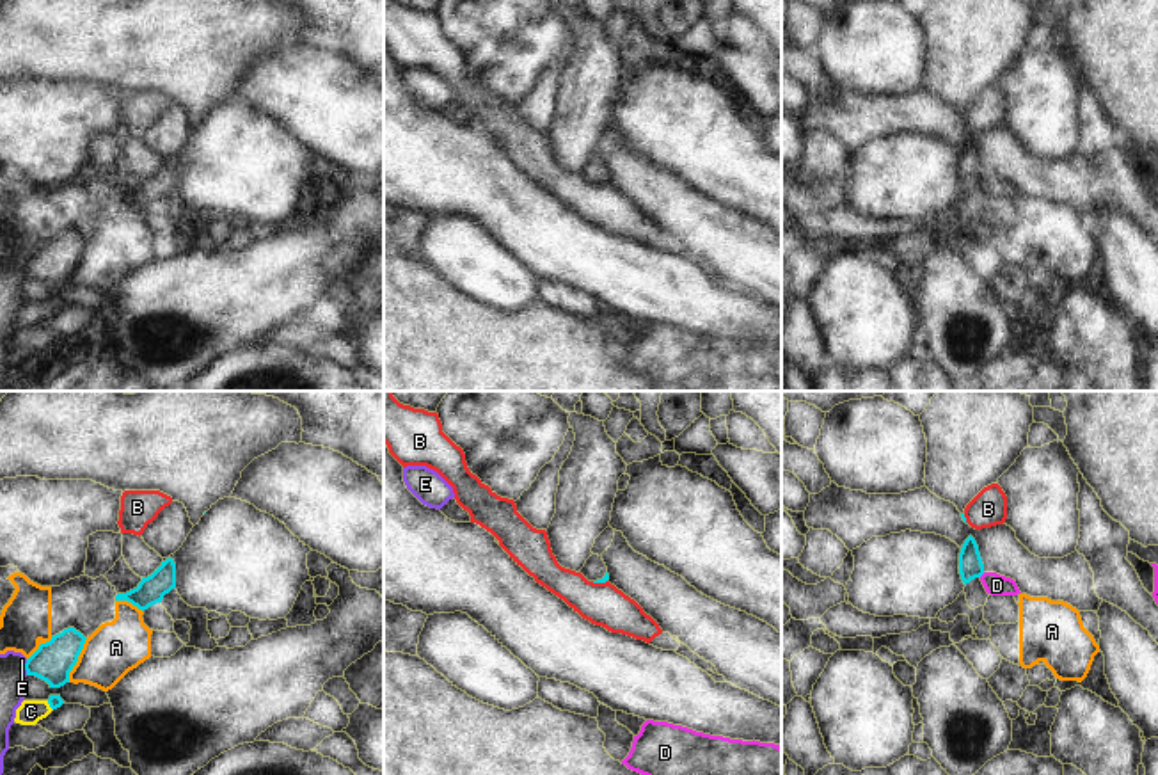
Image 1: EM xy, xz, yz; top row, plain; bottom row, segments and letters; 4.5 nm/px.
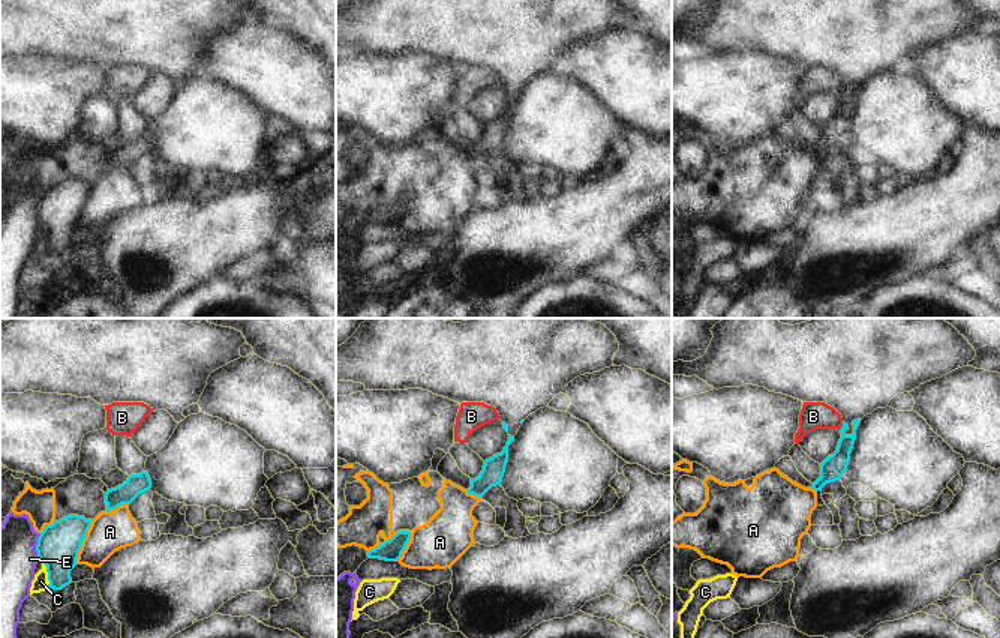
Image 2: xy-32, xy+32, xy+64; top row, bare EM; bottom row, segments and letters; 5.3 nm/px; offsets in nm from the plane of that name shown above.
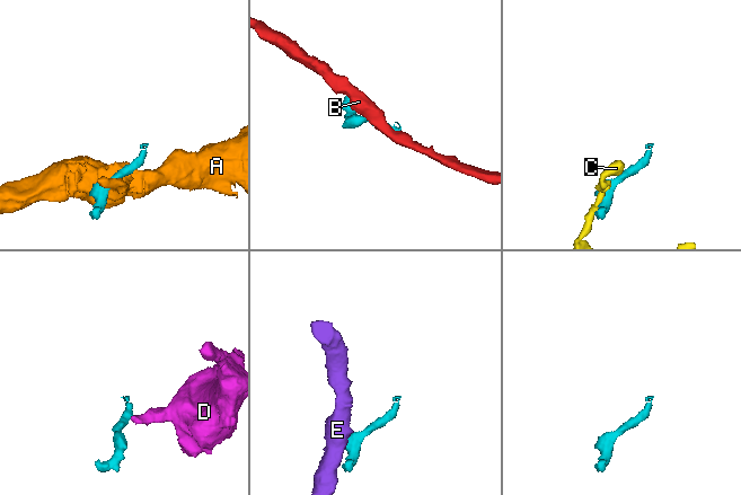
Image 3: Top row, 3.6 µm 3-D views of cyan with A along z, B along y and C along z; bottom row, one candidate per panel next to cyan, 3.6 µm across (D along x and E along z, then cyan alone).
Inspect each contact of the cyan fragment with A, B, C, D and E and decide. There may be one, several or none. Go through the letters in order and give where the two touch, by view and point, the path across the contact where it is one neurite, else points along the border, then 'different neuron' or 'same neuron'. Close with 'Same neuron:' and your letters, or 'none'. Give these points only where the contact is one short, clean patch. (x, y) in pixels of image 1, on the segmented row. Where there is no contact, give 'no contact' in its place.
A: contact xy (77, 660); border xy (87, 639), (68, 681); different neuron
B: contact xz (599, 582); border xz (606, 580), (592, 582); different neuron
C: contact xy (50, 706); border xy (47, 701), (52, 710); different neuron
D: contact yz (981, 575); border yz (984, 573), (979, 576); different neuron
E: contact xy (25, 667); border xy (27, 660), (25, 674); different neuron
Same neuron: none

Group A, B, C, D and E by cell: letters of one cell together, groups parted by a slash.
A / B / C / D / E

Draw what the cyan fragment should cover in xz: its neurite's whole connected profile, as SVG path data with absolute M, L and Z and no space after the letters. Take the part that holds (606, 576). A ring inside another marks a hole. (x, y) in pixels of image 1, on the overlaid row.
M591 555L579 572L593 583L606 583L609 579L607 567L599 555Z

